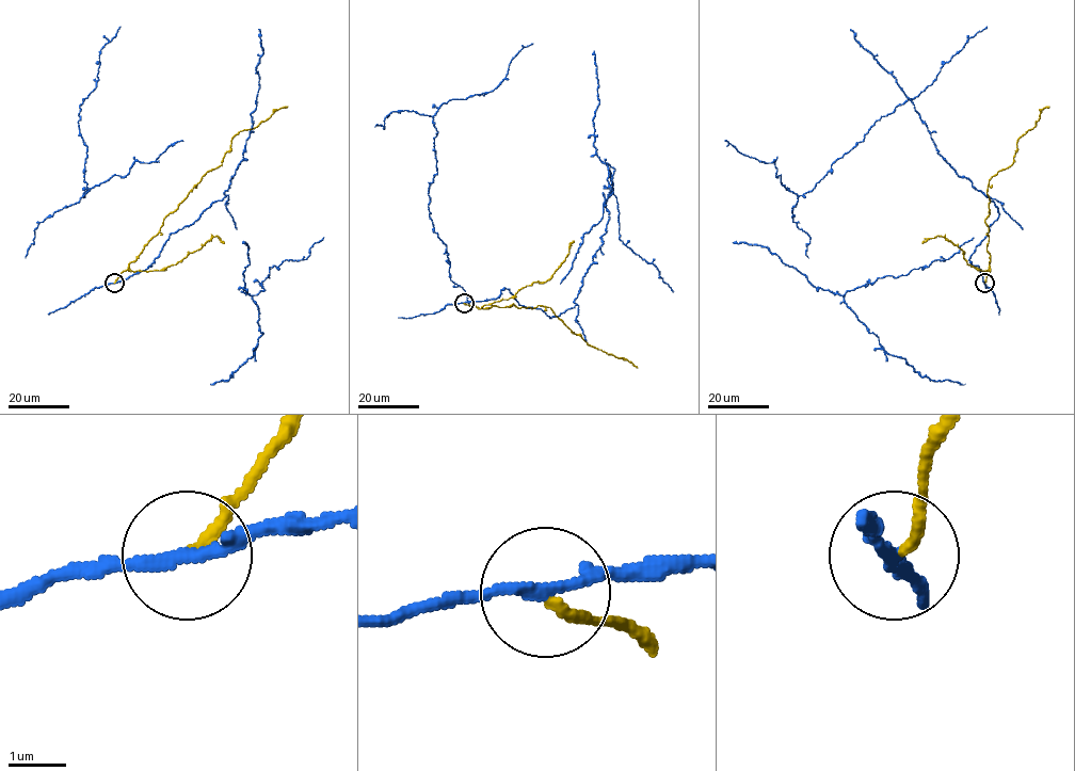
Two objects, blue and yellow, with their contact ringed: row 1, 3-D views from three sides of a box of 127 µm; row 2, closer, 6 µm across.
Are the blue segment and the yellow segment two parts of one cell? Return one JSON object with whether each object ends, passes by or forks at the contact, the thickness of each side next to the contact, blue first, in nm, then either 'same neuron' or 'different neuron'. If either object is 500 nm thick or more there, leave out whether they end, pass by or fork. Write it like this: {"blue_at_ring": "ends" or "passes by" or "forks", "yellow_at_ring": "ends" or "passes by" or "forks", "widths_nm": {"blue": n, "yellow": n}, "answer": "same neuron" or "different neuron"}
{"blue_at_ring": "passes by", "yellow_at_ring": "ends", "widths_nm": {"blue": 190, "yellow": 190}, "answer": "different neuron"}

